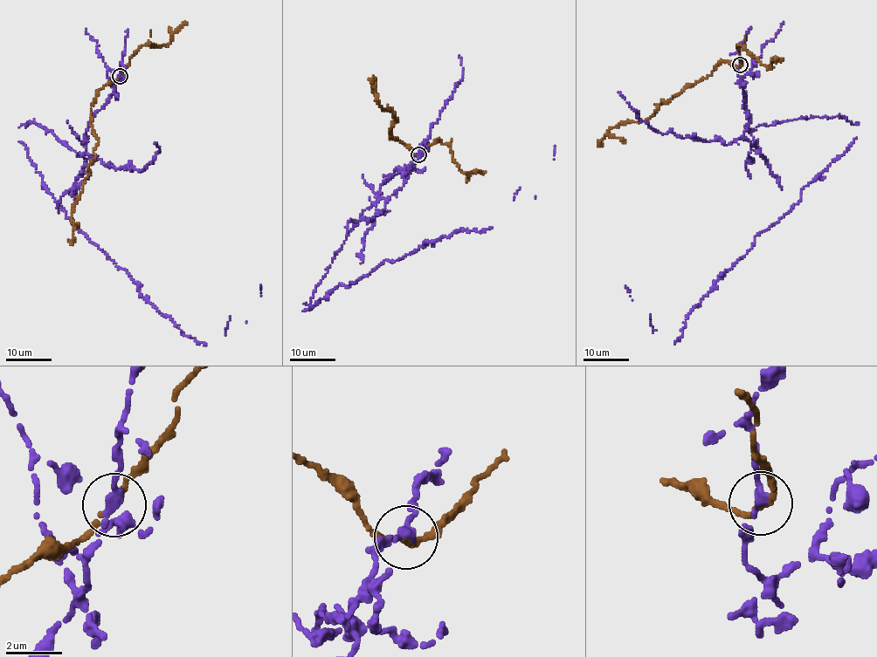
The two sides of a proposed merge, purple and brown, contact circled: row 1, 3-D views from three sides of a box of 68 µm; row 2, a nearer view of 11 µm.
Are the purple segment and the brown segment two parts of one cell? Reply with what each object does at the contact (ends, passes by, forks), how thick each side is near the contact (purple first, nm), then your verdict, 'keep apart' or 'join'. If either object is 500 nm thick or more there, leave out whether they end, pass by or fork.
purple passes by; brown passes by; 280 nm thick on the purple side, 150 nm on the other; keep apart

